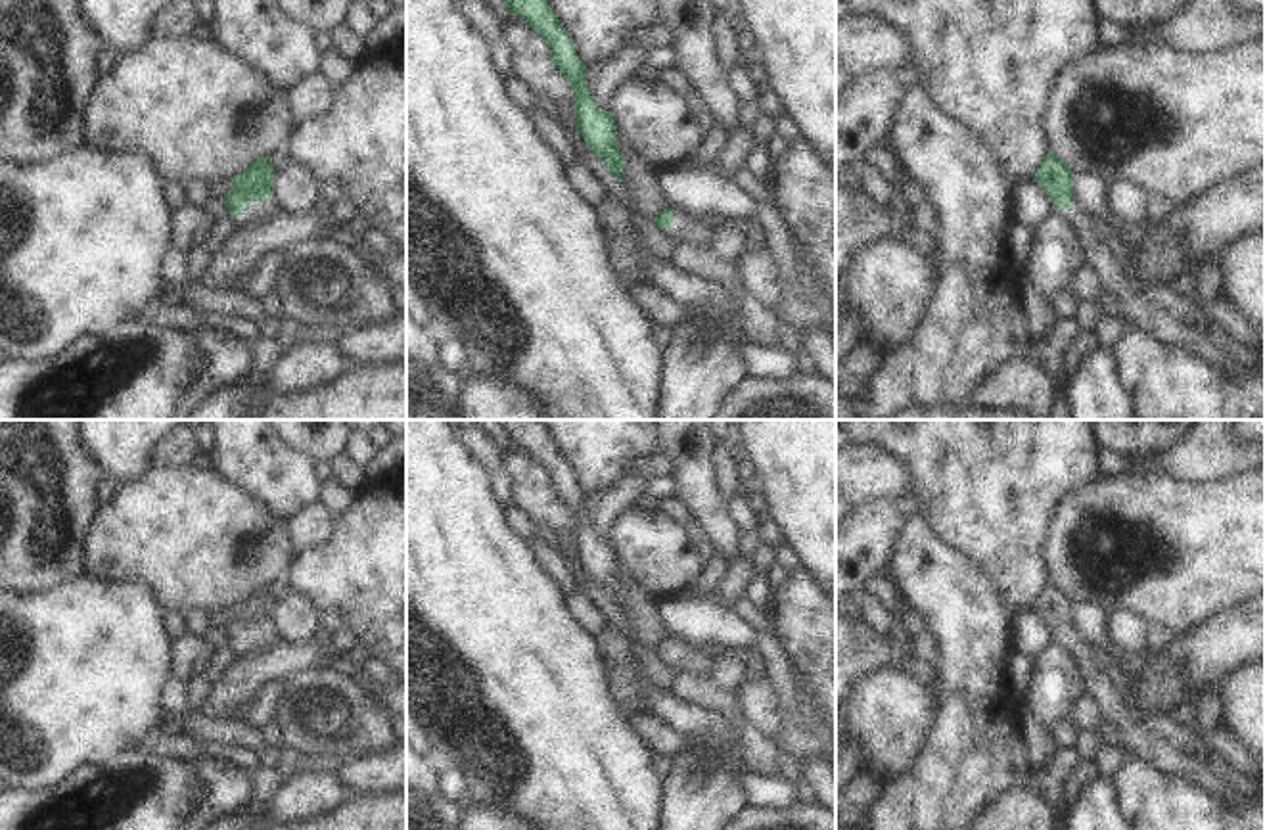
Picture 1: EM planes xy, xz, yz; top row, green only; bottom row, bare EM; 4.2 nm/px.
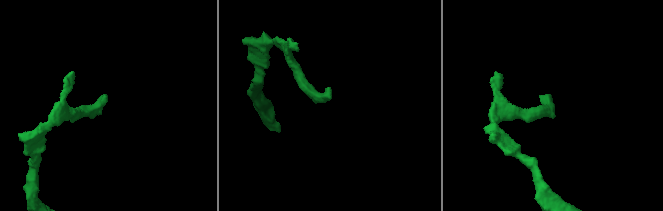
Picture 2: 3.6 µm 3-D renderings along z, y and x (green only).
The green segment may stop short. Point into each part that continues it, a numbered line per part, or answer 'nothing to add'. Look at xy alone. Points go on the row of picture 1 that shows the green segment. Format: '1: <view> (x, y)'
1: xy (259, 213)

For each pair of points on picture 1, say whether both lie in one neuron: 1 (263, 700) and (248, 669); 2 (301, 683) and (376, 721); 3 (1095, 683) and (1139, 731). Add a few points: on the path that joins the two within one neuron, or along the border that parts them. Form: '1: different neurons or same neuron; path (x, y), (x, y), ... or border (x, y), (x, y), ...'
1: different neurons; border (280, 679), (271, 679), (240, 719)
2: same neuron; path (321, 702), (334, 715), (357, 721)
3: same neuron; path (1104, 694), (1127, 721)

